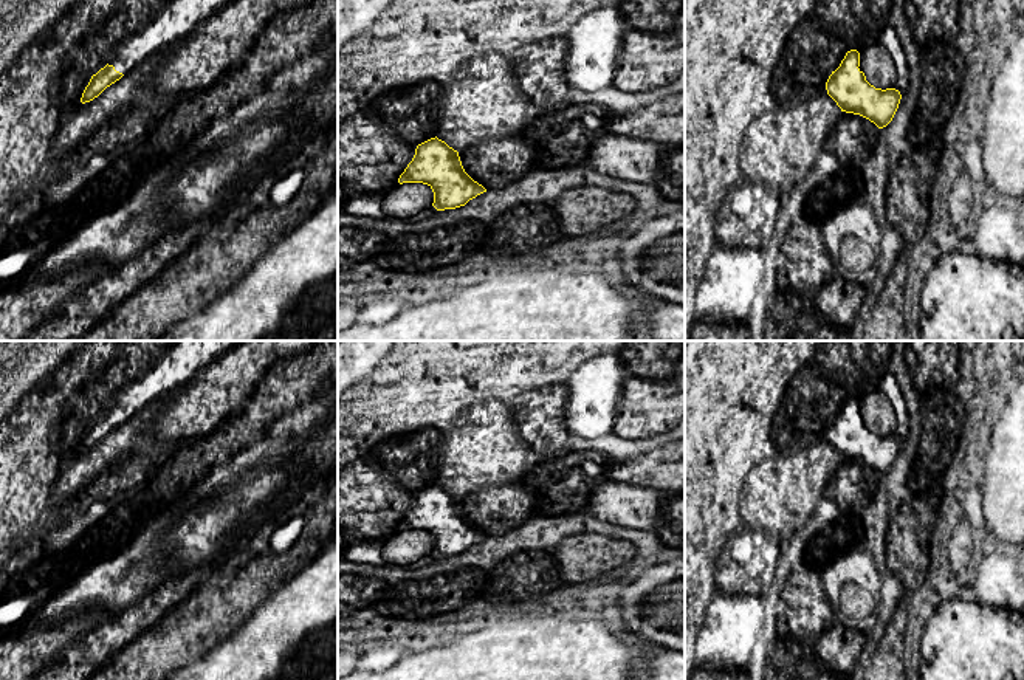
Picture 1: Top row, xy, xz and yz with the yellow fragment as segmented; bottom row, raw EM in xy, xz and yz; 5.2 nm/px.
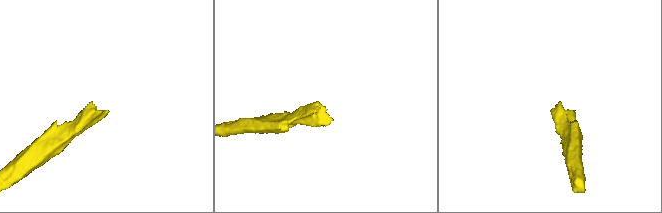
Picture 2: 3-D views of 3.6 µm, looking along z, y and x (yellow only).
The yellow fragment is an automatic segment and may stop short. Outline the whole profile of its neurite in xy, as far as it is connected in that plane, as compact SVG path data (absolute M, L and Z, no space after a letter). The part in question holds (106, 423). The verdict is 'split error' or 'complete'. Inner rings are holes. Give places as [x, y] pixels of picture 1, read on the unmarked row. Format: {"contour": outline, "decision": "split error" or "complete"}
{"contour": "M175 341L143 362L139 375L112 401L108 410L91 423L81 449L90 449L107 434L133 418L153 400L189 383L217 356L240 341Z", "decision": "split error"}

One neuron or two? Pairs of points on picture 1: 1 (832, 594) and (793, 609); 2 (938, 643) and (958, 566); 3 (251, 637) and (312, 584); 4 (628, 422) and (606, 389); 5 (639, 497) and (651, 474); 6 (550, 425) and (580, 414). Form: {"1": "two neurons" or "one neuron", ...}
{"1": "two neurons", "2": "two neurons", "3": "one neuron", "4": "two neurons", "5": "two neurons", "6": "two neurons"}

